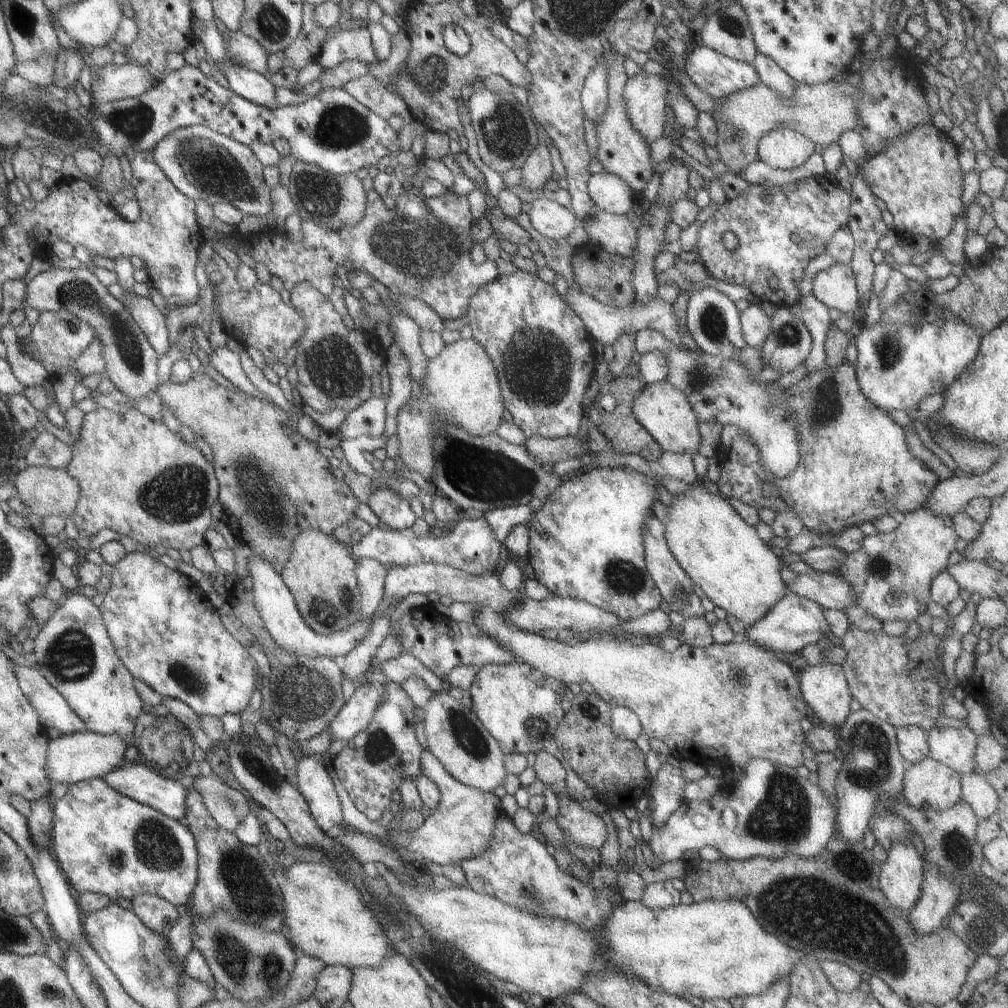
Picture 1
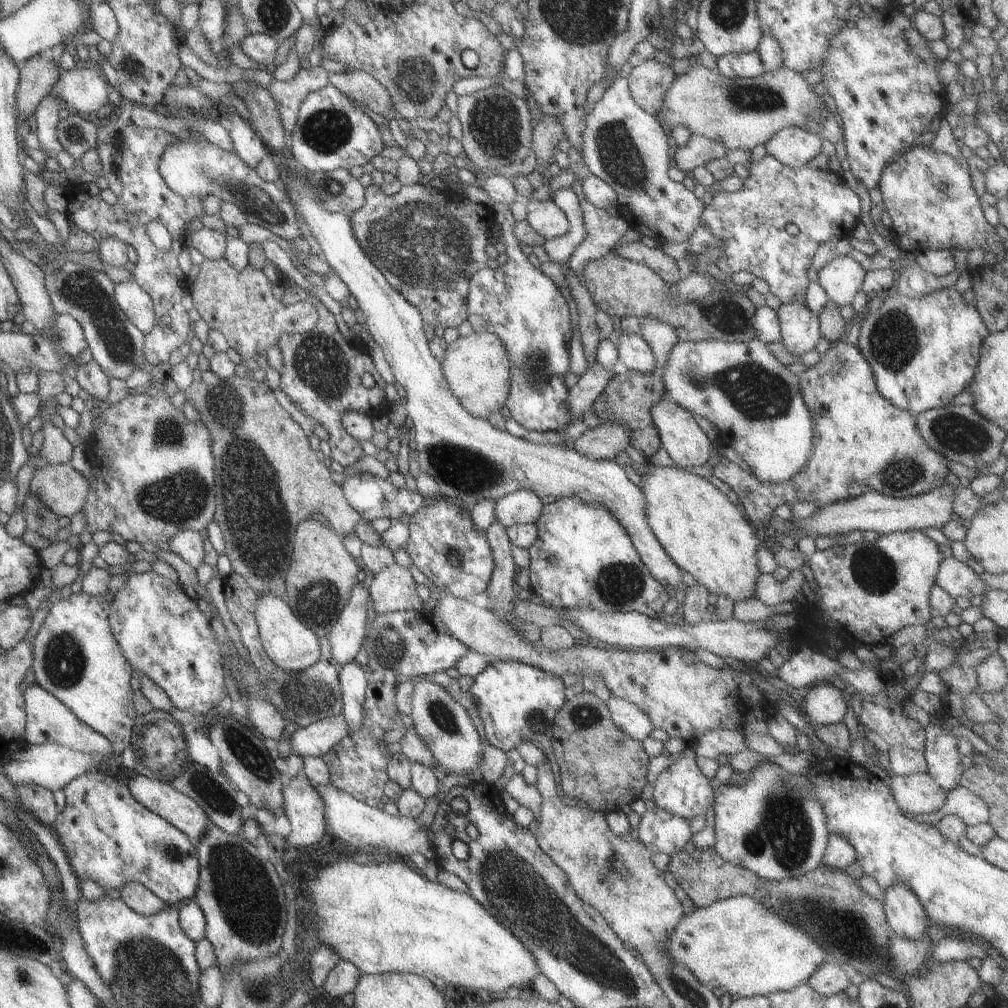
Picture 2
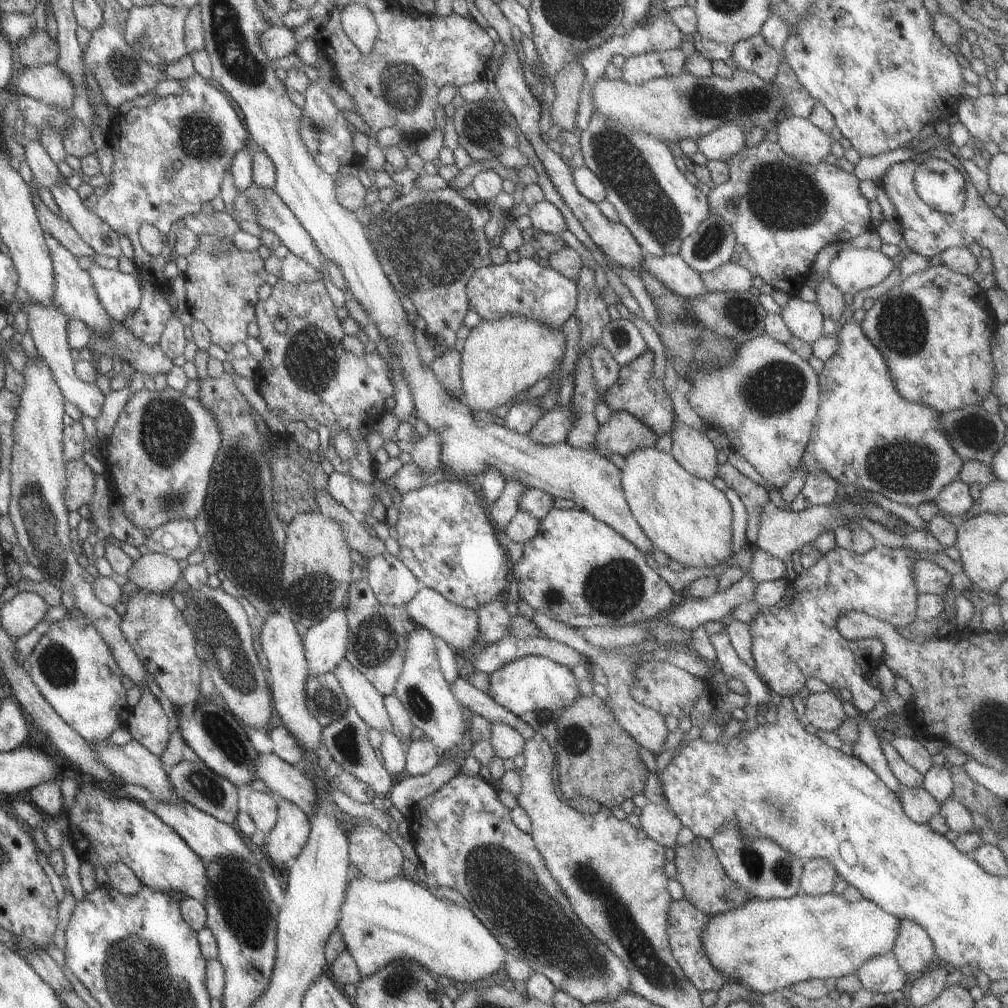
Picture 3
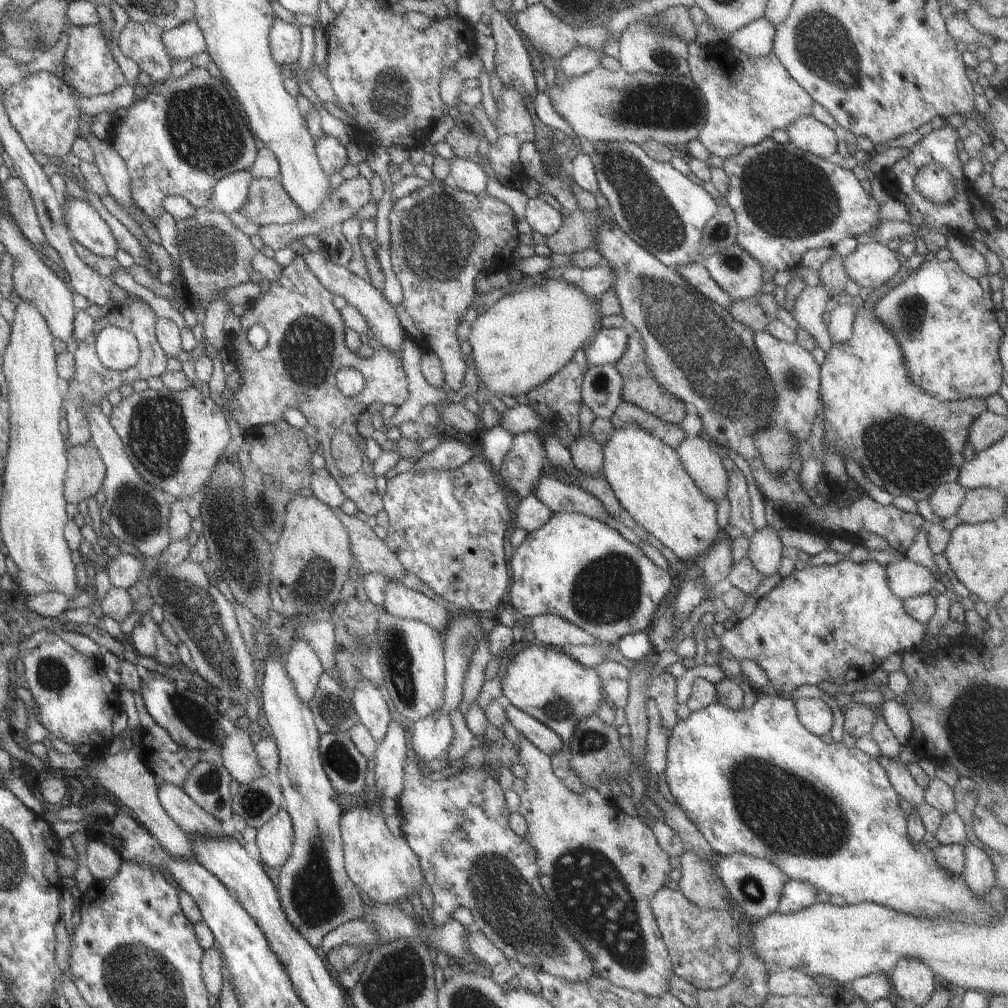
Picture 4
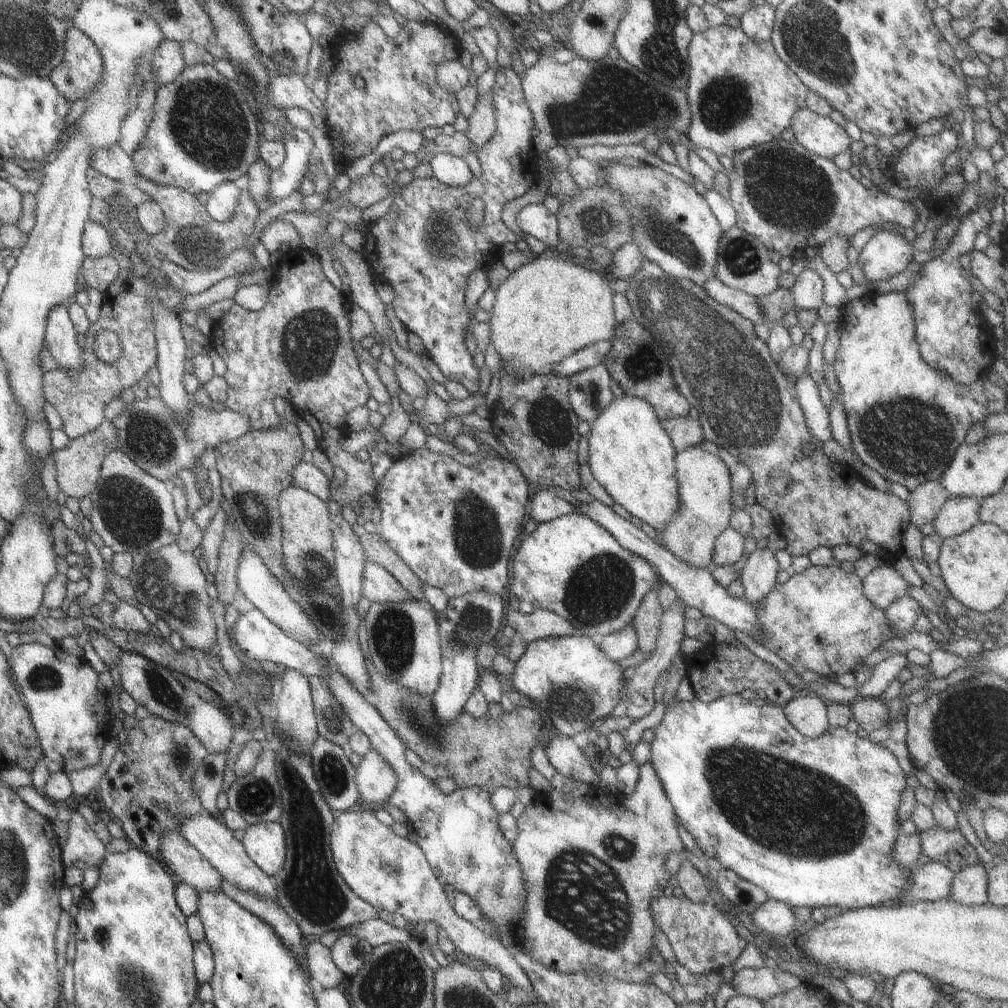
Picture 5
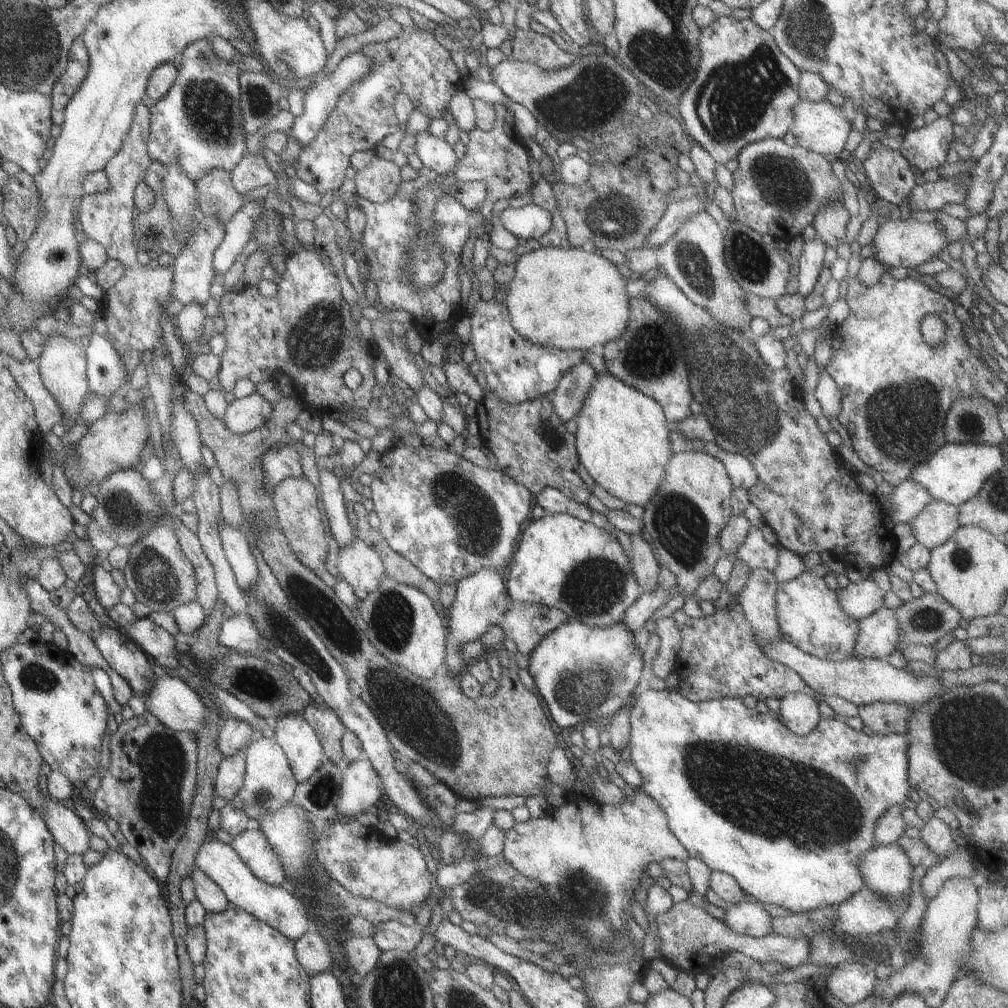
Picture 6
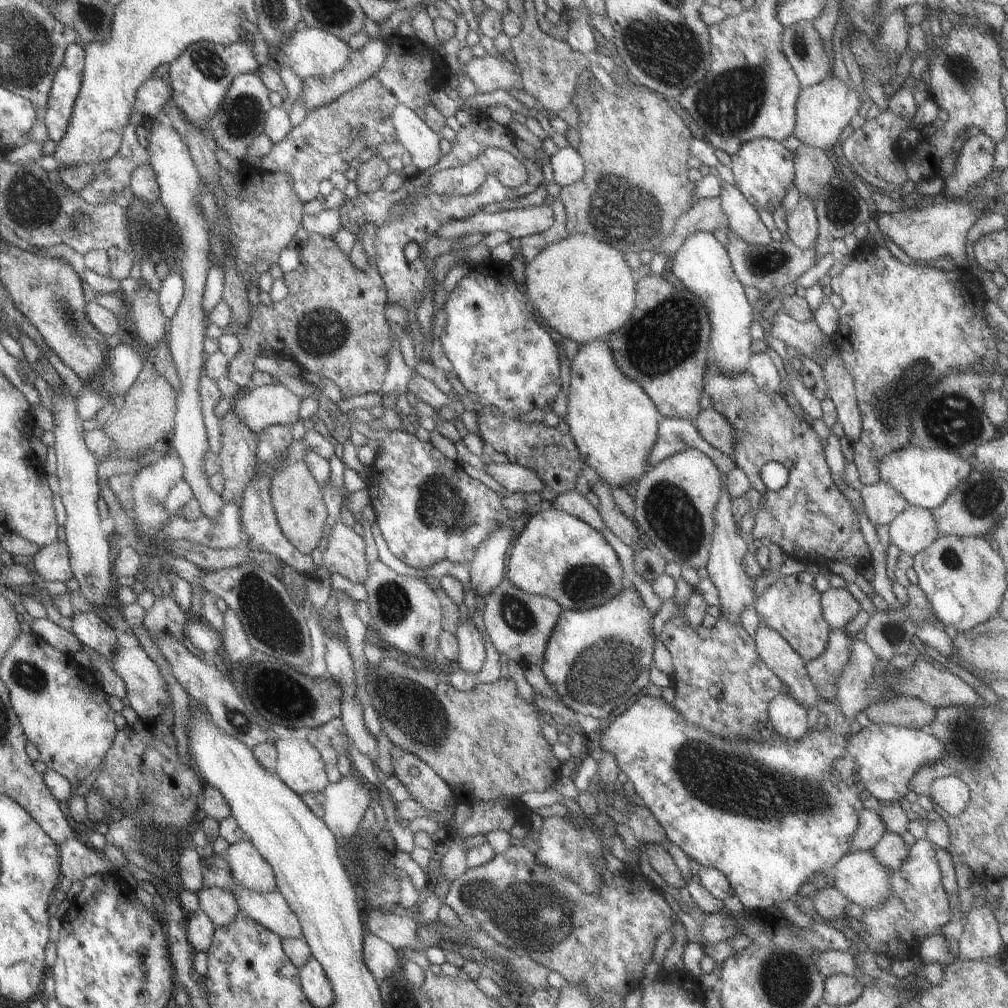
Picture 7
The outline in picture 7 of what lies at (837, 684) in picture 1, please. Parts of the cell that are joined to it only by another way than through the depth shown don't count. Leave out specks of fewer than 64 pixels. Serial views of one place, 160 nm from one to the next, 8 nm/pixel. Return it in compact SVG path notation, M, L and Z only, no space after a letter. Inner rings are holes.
M778 695L769 700L765 710L766 724L784 741L795 742L807 730L807 708L791 696Z

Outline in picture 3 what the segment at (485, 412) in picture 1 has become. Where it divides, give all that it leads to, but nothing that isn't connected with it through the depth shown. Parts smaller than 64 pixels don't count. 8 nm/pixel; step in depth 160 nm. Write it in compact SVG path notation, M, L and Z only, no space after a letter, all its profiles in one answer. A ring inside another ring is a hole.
M519 314L481 320L469 329L463 348L458 352L461 400L473 414L477 411L493 412L498 406L509 404L512 398L559 368L565 341L561 328L551 328L549 324Z

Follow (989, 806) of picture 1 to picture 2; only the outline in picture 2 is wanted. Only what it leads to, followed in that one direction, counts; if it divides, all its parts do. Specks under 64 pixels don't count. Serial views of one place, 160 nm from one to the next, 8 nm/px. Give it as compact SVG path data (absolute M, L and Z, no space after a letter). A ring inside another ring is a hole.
M961 785L954 786L946 794L943 806L933 813L922 817L923 820L934 824L943 815L954 814L967 825L985 823L989 816L988 806Z

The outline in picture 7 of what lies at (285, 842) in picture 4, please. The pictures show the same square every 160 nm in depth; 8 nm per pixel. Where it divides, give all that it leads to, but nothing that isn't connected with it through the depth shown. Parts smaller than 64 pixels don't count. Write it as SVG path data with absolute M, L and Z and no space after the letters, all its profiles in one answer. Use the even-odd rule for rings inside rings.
M246 839L230 845L223 856L229 866L233 884L259 894L275 890L274 877L269 864L259 856L259 852Z

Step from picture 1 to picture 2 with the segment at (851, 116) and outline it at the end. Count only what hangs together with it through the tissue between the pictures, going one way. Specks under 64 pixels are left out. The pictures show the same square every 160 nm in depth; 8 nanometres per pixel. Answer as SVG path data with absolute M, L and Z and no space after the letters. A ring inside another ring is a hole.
M697 64L687 73L676 75L662 95L662 106L653 116L667 132L679 125L693 135L719 141L726 150L741 148L749 152L783 127L799 127L818 134L824 119L824 104L799 73L783 66L772 73L732 79Z

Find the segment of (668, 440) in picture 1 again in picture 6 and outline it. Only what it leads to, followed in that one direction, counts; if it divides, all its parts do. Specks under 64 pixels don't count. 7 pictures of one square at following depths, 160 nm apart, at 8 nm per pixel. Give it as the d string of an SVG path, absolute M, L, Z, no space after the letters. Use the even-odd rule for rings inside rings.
M685 451L672 454L667 460L655 495L643 506L640 535L649 544L660 569L667 570L675 576L678 594L688 599L701 582L711 575L717 560L723 556L719 547L718 535L732 516L729 502L731 482L723 464L708 453Z

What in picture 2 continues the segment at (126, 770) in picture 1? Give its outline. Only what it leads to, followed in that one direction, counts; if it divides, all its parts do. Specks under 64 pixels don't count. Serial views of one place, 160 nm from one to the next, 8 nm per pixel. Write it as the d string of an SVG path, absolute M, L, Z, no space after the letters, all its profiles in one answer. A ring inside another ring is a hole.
M132 775L127 781L130 795L142 807L172 824L195 842L209 824L205 813L182 792L169 783L151 780L143 775Z

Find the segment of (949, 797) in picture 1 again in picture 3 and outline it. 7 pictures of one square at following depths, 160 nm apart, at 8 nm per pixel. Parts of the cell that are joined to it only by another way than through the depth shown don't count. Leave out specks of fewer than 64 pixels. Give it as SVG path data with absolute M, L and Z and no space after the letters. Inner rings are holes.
M899 785L896 794L902 811L913 822L925 823L930 816L939 812L941 804L931 798L930 794L921 786L906 787Z

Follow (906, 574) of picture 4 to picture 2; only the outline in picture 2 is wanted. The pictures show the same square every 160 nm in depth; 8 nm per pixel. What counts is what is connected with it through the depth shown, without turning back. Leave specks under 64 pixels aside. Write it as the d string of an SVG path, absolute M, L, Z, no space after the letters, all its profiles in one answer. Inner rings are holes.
M943 557L934 579L935 586L953 598L982 598L988 591L976 572L953 557Z

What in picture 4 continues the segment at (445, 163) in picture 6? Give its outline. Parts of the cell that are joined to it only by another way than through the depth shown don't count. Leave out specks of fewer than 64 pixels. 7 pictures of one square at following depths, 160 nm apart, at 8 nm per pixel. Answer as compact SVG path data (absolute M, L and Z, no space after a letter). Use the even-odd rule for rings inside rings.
M453 157L447 161L449 172L444 179L446 185L465 193L486 192L487 175L475 160Z

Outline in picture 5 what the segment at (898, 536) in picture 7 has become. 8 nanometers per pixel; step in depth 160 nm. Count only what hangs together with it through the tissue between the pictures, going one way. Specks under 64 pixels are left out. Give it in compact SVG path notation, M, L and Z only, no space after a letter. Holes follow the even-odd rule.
M949 496L930 522L934 534L943 540L971 528L978 521L981 501L981 497Z

